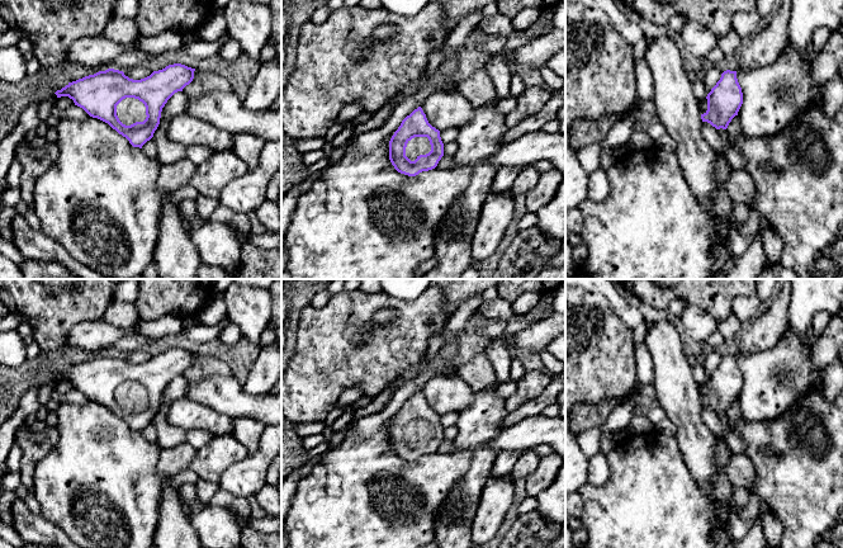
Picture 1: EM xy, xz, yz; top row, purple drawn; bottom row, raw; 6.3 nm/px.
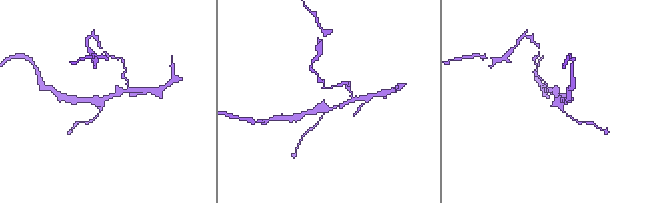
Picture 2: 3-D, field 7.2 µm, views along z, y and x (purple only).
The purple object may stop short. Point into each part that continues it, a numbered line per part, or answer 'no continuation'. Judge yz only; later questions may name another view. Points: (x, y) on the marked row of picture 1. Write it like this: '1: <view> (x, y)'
no continuation

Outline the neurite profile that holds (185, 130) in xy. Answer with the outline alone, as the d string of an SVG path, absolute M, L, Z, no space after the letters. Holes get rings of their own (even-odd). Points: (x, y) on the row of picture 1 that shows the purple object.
M185 112L171 119L167 137L184 147L202 145L213 152L229 150L233 142L232 133Z

